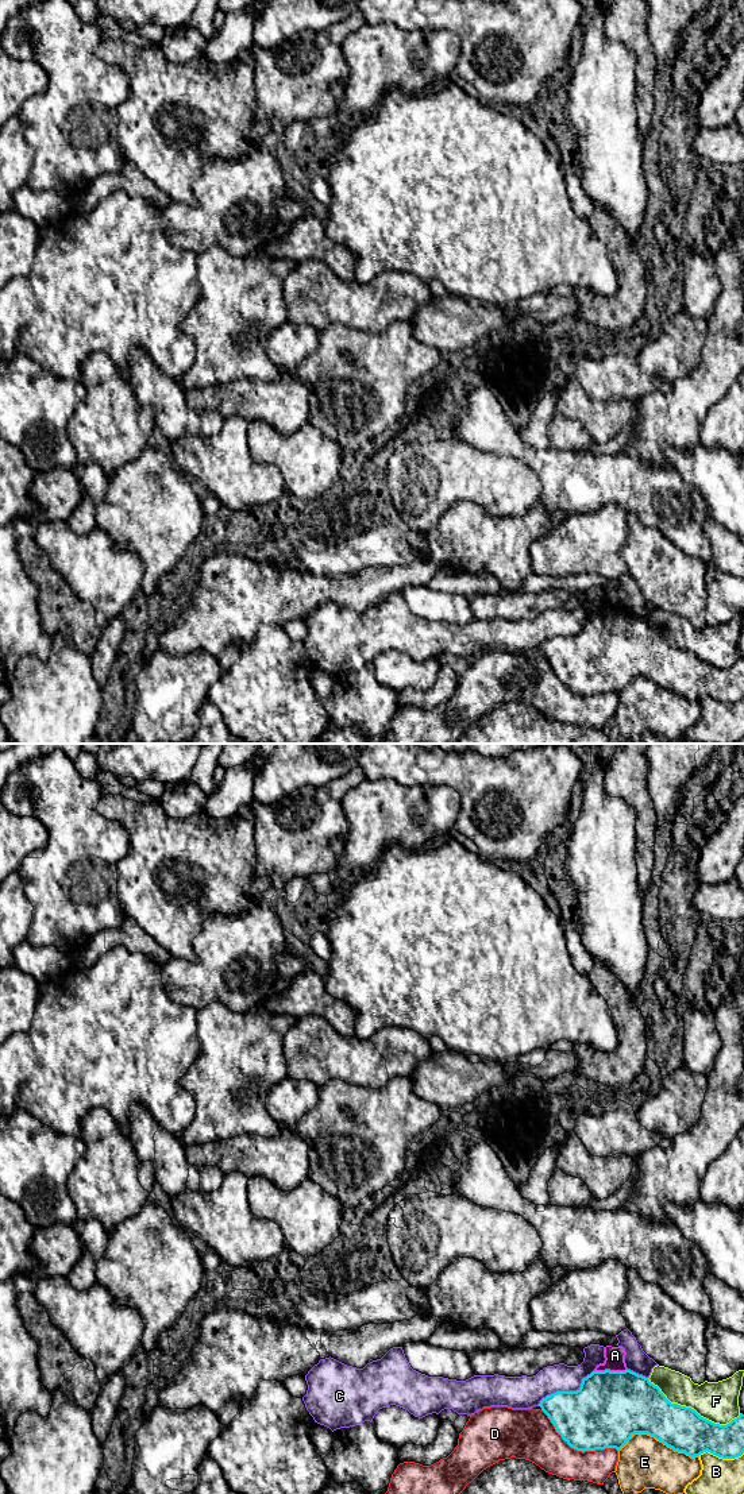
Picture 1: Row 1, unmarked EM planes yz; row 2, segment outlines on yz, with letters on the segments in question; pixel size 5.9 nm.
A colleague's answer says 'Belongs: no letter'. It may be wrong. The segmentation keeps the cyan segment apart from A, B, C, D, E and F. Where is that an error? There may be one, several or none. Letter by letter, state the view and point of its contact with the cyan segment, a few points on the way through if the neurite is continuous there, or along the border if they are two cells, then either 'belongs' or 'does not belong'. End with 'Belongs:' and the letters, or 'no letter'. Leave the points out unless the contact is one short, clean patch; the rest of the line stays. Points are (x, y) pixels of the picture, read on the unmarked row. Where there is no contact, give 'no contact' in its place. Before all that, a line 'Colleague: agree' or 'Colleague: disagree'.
Colleague: agree
A: meets cyan in yz at (609, 614); border along yz (596, 613), (625, 614); does not belong
B: meets cyan in yz at (720, 701); does not belong
C: meets cyan in yz at (567, 636); does not belong
D: meets cyan in yz at (575, 693); does not belong
E: meets cyan in yz at (659, 684); does not belong
F: meets cyan in yz at (693, 653); does not belong
Belongs: no letter

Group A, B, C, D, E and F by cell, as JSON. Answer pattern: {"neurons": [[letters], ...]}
{"neurons": [["A", "C"], ["B"], ["D"], ["E"], ["F"]]}

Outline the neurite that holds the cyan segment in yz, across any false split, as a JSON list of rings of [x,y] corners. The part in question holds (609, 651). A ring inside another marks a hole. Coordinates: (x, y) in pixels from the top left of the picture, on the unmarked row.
[[[631,614],[593,615],[577,636],[556,636],[539,648],[562,683],[577,695],[616,692],[620,695],[635,677],[647,677],[690,702],[710,696],[722,703],[744,698],[744,659],[726,669],[701,661],[694,653],[671,648],[648,622]]]

